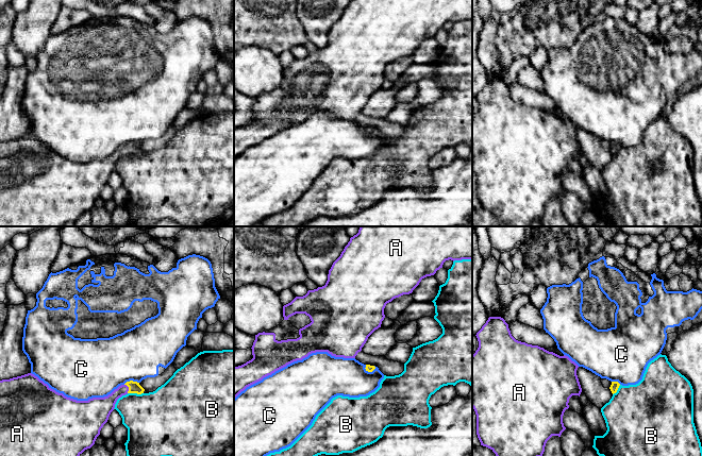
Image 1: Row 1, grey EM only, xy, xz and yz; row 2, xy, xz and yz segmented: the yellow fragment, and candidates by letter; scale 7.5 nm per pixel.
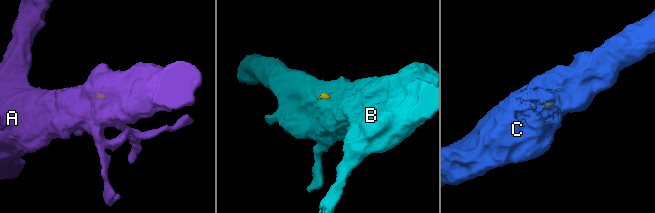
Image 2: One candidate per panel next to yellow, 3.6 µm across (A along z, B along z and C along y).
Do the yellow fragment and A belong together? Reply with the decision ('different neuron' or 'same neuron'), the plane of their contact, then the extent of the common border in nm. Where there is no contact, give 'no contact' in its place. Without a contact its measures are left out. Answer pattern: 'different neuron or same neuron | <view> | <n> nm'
same neuron | xy | 80 nm

